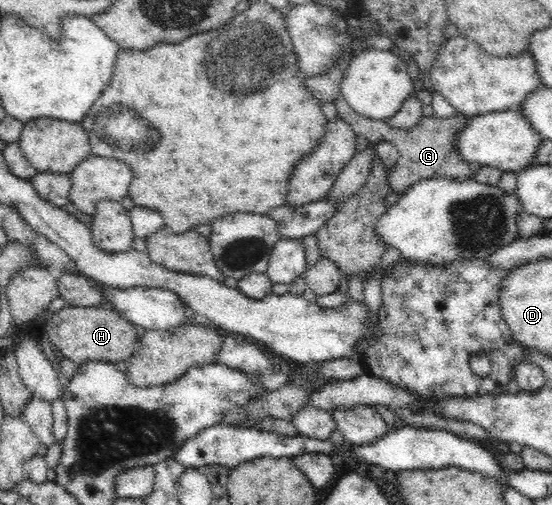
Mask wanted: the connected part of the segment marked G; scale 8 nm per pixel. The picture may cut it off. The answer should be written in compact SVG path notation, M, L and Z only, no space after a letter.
M337 97L333 105L337 115L349 122L356 135L363 135L369 143L376 144L379 140L392 143L398 149L397 163L388 169L387 179L391 193L403 194L411 185L418 181L446 177L447 179L467 179L482 166L461 159L456 150L456 135L464 128L467 115L457 113L448 118L422 117L411 129L395 129L384 121L374 120L355 113L353 108Z

